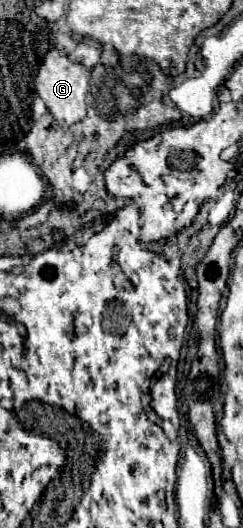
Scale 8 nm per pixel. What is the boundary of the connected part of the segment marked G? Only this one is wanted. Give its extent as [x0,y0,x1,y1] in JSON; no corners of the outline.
[35,48,91,130]

